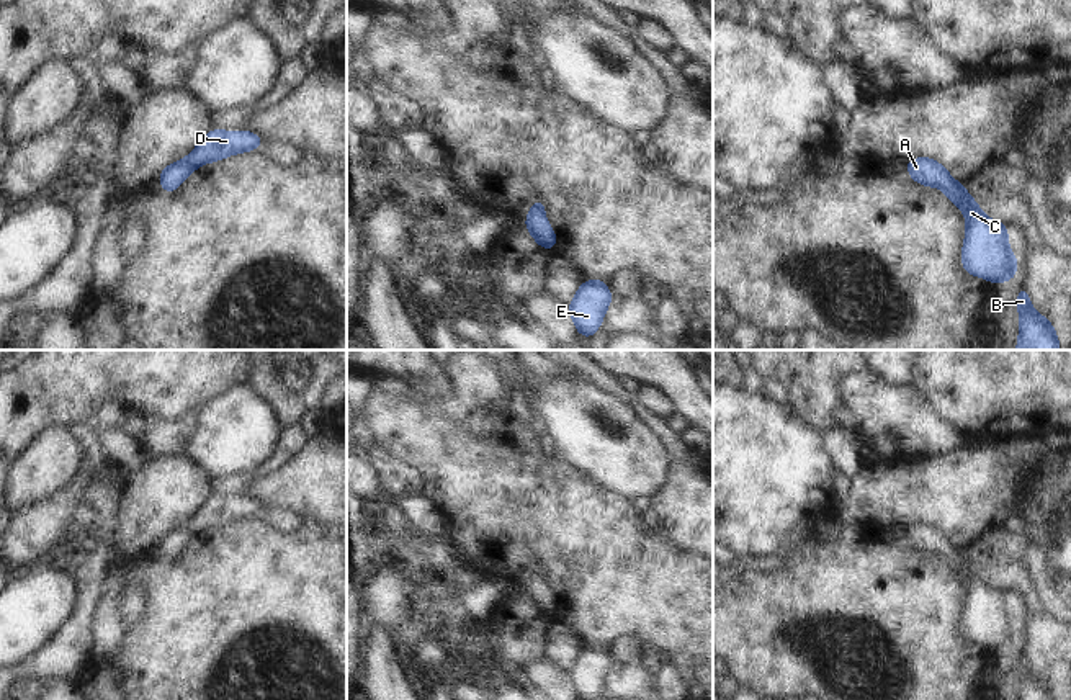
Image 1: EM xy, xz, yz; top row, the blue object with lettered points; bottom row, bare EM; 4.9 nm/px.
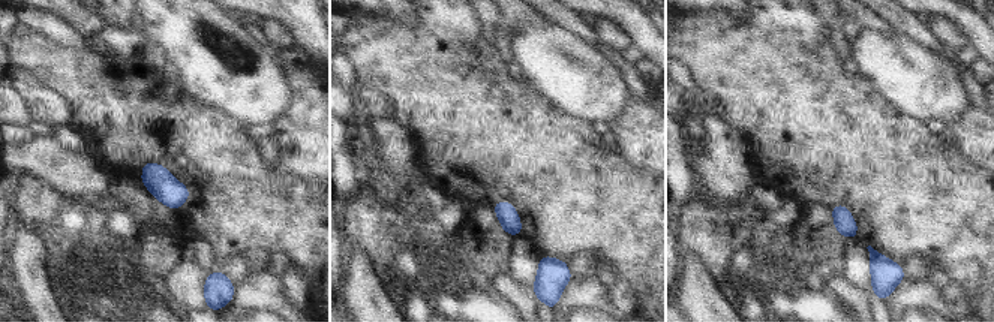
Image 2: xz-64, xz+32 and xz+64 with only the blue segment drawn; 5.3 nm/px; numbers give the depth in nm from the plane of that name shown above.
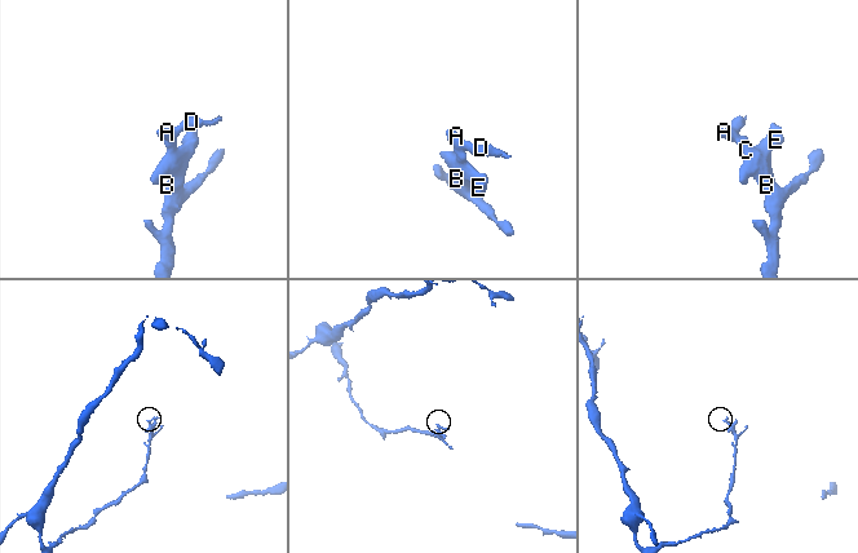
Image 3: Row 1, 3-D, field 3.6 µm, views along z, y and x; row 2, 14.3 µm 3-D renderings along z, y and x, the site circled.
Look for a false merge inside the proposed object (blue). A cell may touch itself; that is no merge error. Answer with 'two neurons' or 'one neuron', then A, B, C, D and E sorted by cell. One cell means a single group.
one neuron; groups A B C D E

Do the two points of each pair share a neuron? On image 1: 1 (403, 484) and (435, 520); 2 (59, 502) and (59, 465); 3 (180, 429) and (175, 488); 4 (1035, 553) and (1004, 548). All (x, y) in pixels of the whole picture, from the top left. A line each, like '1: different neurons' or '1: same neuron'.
1: different neurons
2: different neurons
3: different neurons
4: different neurons

